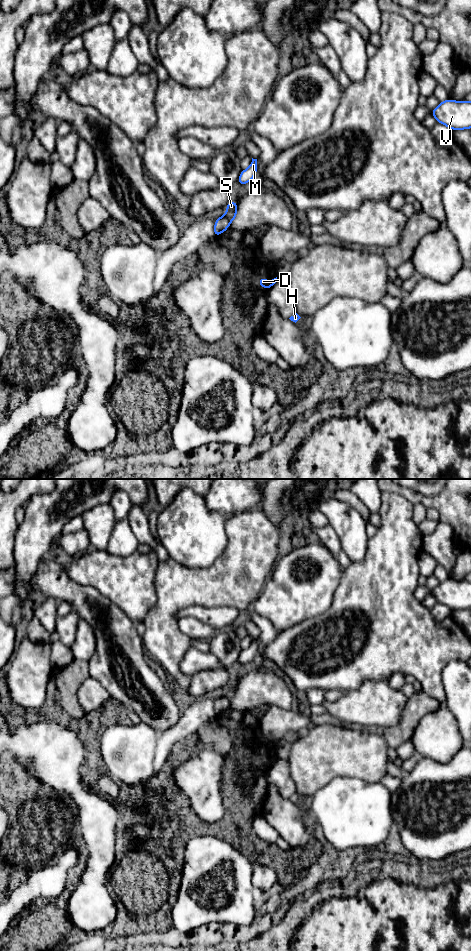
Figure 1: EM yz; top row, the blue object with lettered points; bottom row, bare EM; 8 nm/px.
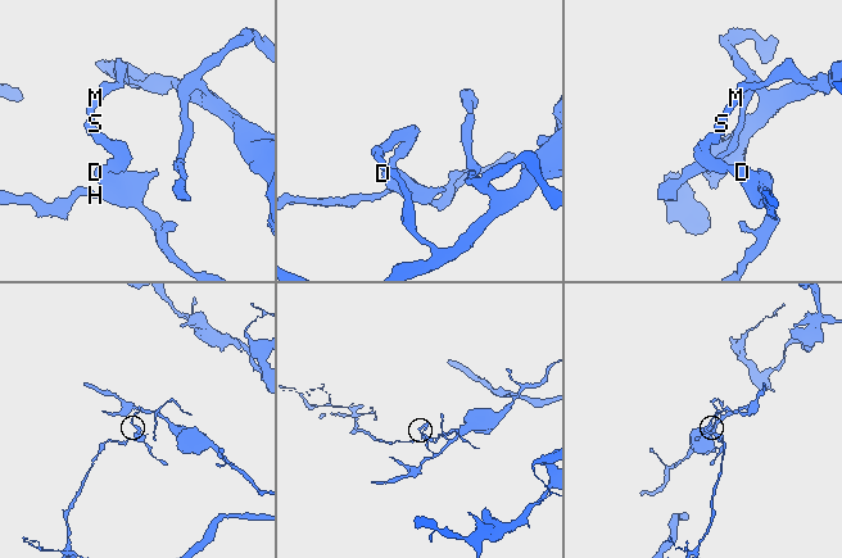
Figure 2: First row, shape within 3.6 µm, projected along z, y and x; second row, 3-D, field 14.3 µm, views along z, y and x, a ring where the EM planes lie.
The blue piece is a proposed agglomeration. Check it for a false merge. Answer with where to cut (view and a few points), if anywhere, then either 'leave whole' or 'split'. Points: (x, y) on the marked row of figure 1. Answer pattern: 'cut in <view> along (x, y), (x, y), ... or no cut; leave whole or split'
cut in yz along (222, 216), (229, 222); split

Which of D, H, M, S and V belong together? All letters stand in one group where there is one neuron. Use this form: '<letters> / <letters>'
D H / M S V

